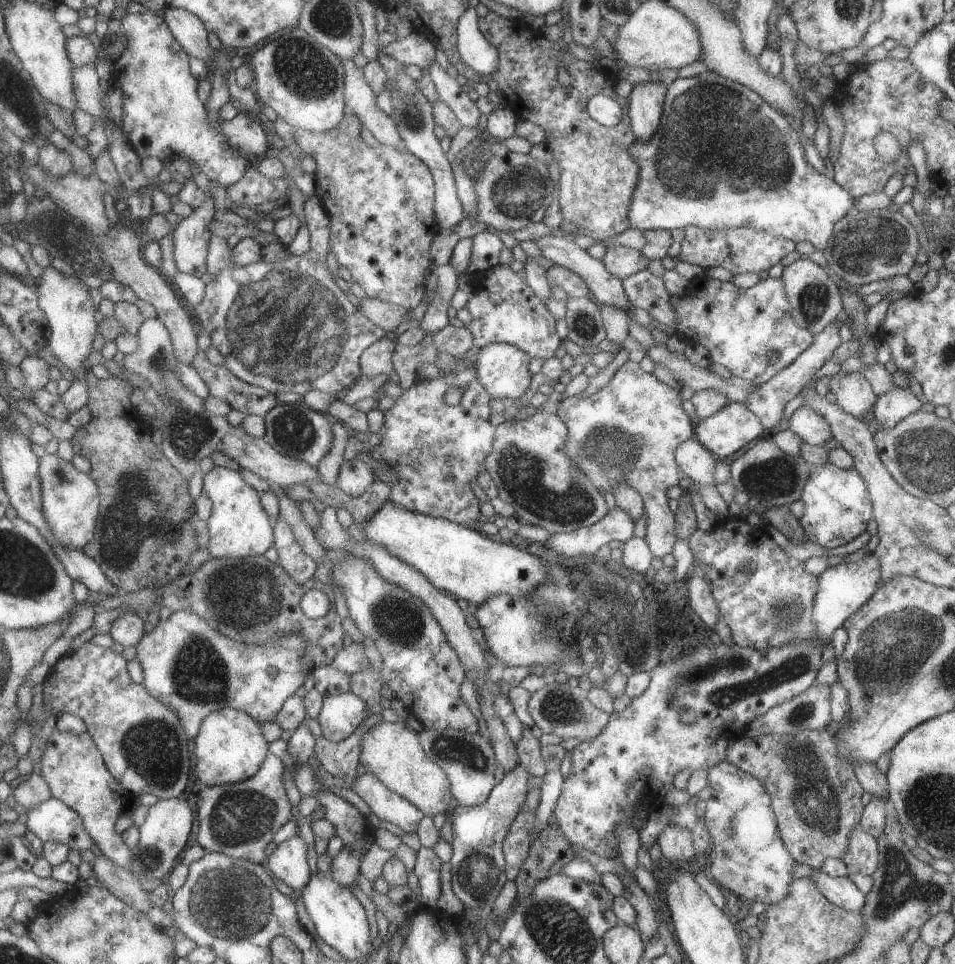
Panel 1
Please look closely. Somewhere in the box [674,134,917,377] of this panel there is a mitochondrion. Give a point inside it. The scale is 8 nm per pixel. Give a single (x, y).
(813, 299)

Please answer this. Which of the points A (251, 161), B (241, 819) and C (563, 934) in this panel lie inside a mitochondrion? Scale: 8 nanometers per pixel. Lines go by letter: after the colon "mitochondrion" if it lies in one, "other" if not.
A: other
B: mitochondrion
C: mitochondrion

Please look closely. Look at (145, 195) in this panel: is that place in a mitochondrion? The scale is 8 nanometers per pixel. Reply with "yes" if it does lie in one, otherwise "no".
no

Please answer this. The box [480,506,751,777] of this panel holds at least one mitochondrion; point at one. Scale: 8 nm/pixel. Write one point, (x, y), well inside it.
(601, 592)

